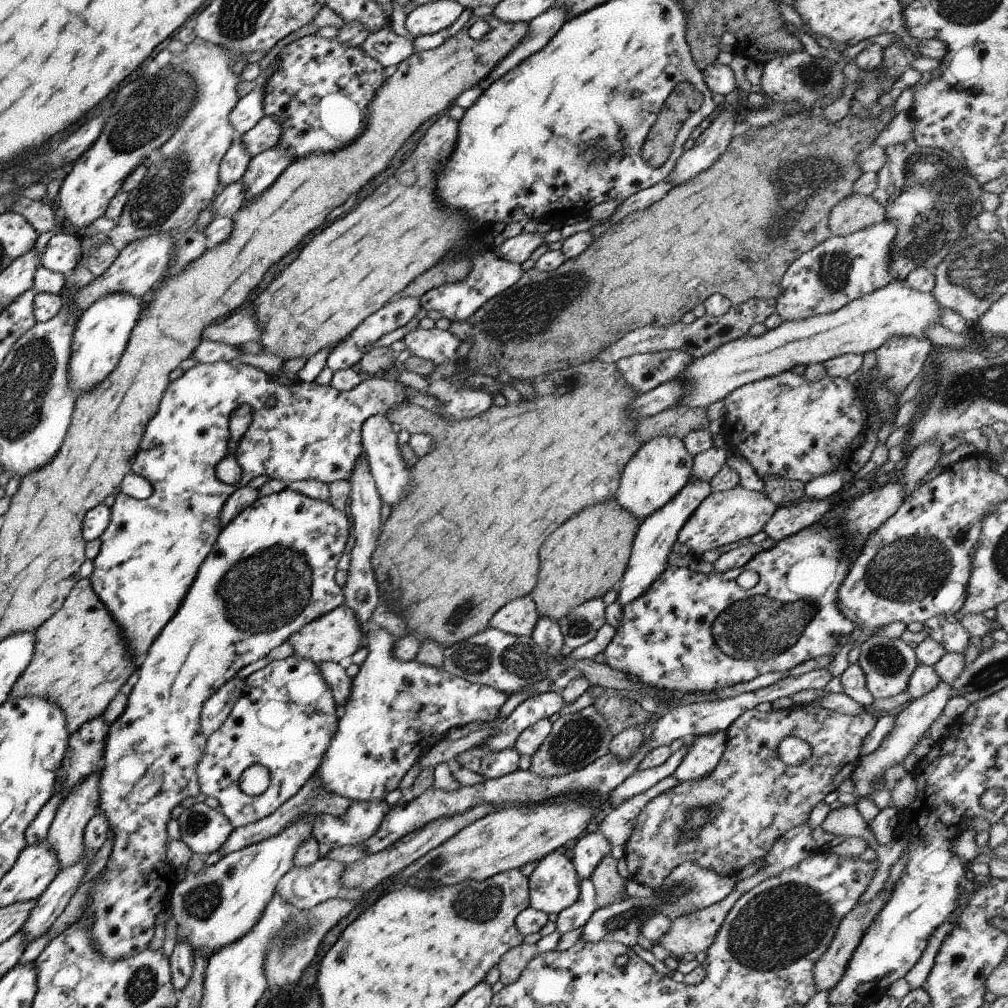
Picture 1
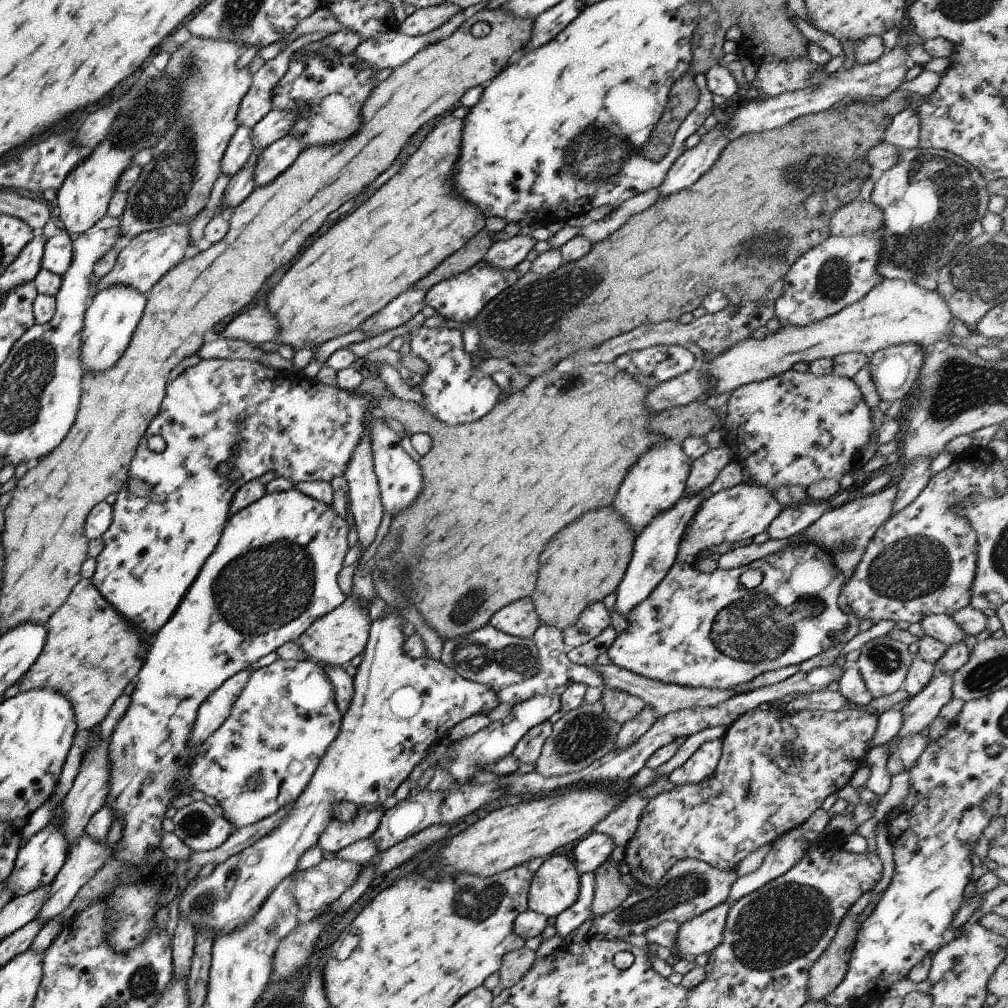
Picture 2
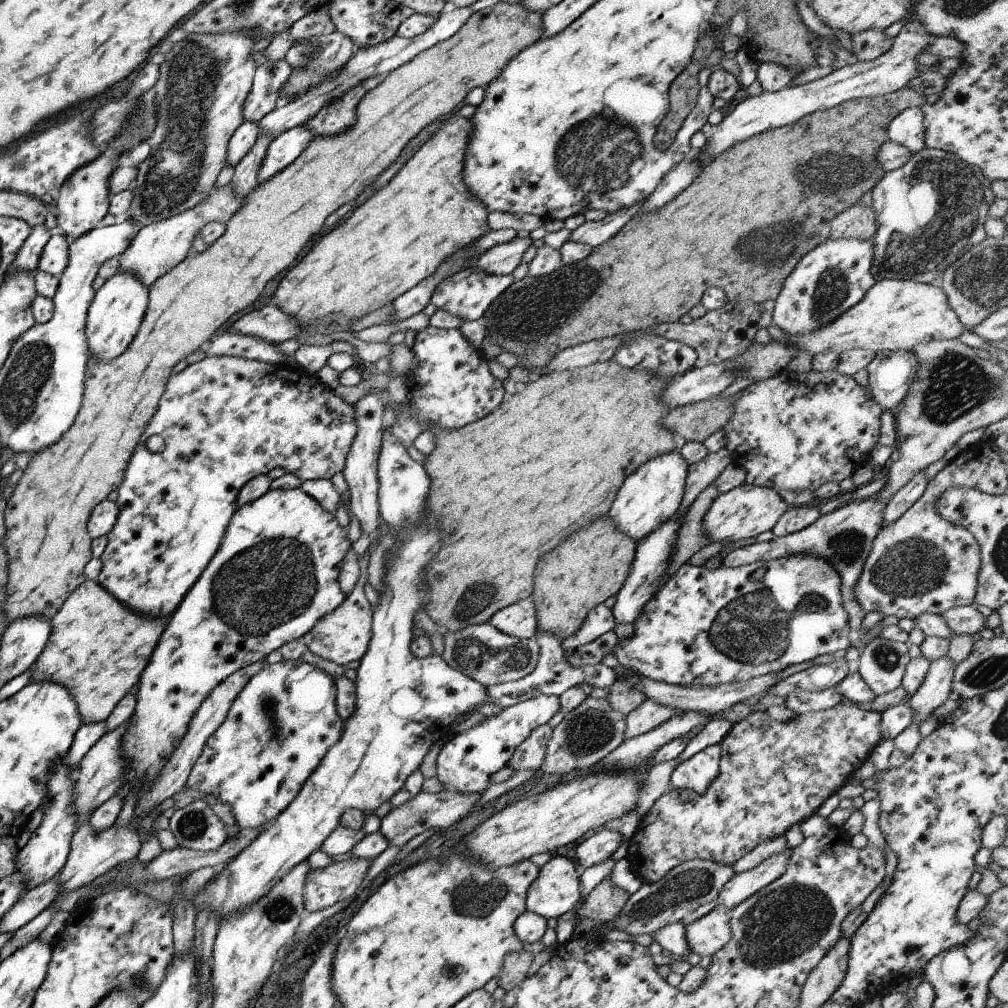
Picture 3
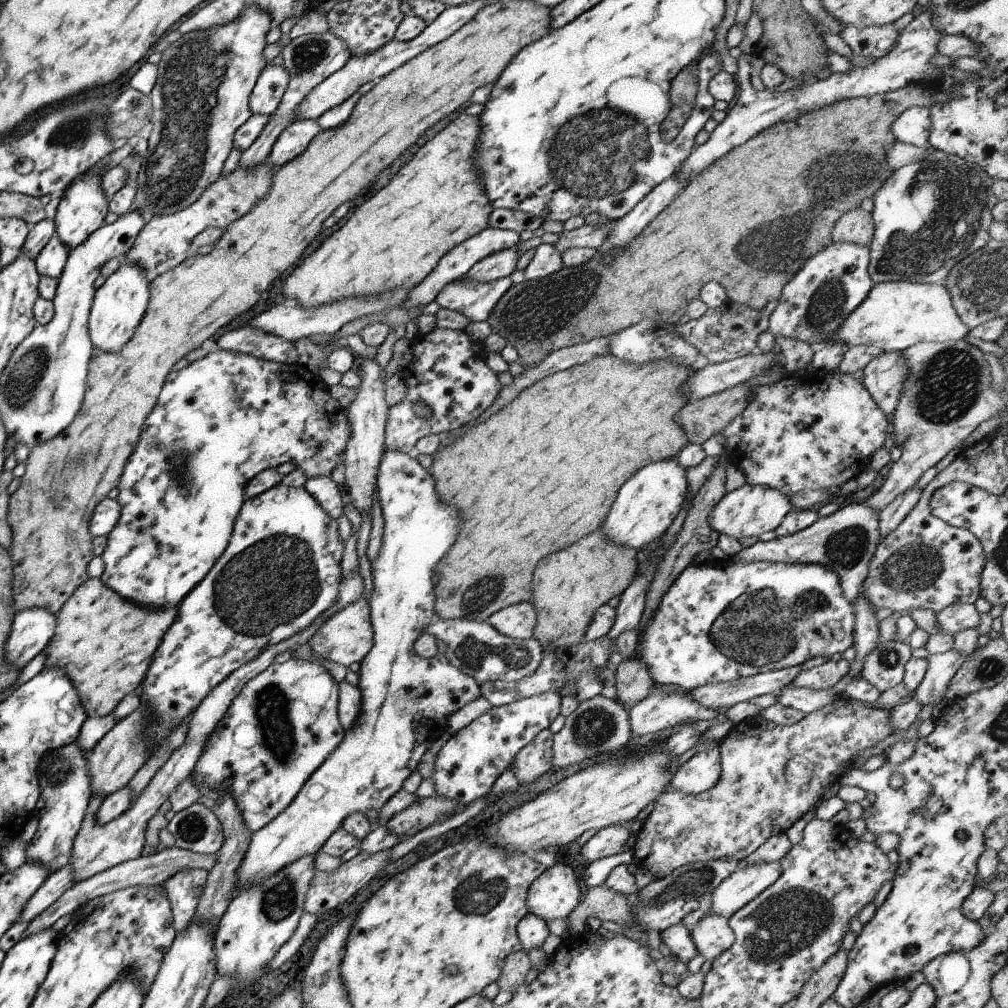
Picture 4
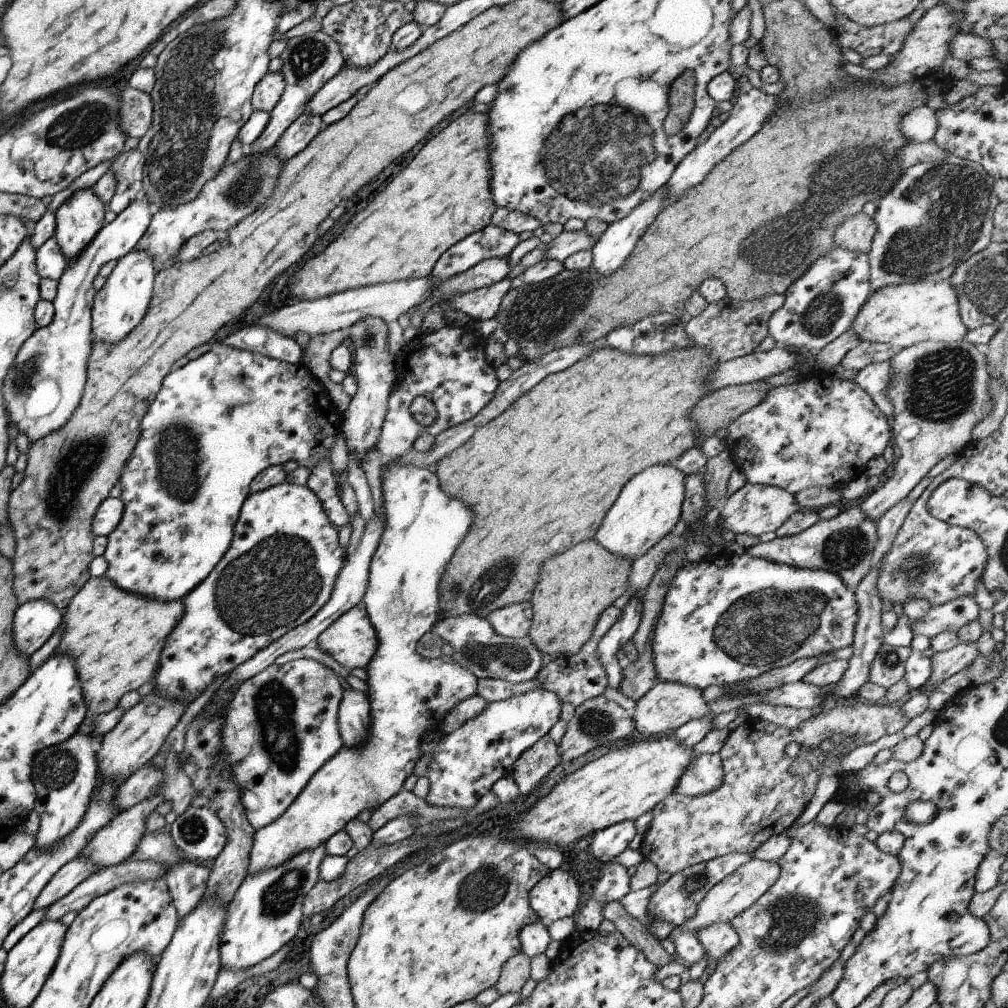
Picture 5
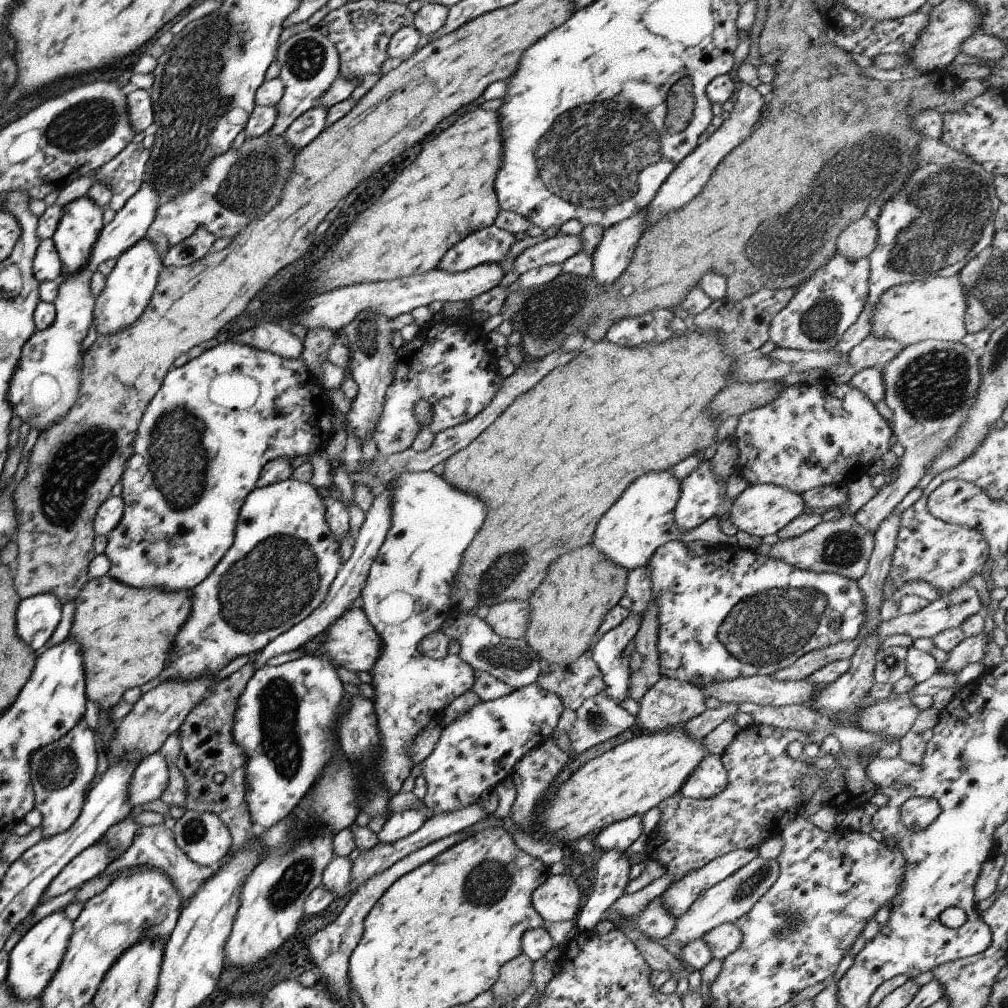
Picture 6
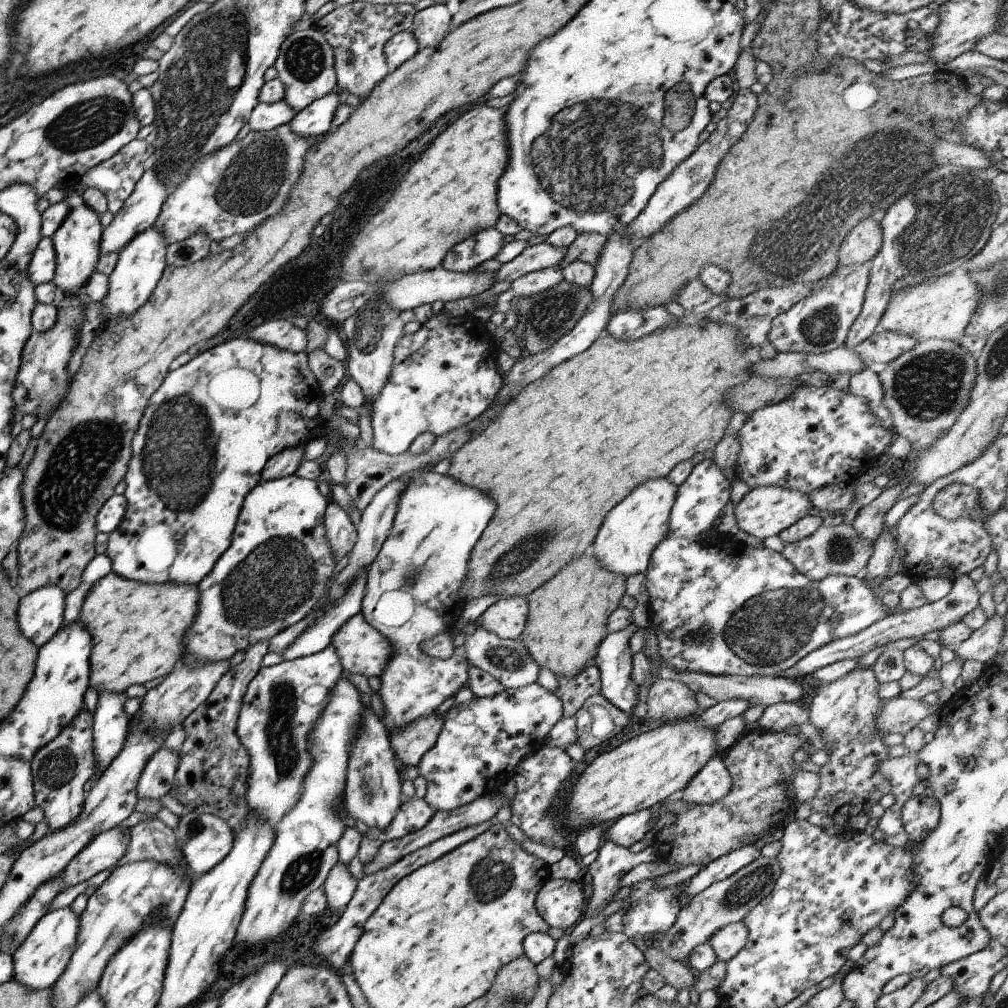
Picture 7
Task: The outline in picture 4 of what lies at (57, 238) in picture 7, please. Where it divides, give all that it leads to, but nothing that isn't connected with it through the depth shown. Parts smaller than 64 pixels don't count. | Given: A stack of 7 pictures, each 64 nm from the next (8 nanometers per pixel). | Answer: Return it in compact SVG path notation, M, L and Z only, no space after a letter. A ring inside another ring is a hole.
M104 160L95 163L91 168L88 168L81 176L79 176L75 182L69 183L66 186L66 189L61 192L54 216L54 234L59 237L59 240L66 246L67 250L80 245L89 234L101 226L103 218L106 217L109 200L107 200L106 196L103 194L102 188L100 187L100 178L104 172L100 173L95 171L103 162Z

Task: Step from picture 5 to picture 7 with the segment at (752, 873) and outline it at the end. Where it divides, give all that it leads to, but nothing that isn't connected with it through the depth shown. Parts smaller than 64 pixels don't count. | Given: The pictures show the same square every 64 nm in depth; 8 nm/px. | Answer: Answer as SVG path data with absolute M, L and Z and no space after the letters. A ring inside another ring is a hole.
M762 854L731 876L710 884L678 910L673 926L659 937L658 948L673 960L685 962L695 945L708 942L708 938L722 926L741 921L756 904L759 904L762 898L771 892L778 874L777 859Z

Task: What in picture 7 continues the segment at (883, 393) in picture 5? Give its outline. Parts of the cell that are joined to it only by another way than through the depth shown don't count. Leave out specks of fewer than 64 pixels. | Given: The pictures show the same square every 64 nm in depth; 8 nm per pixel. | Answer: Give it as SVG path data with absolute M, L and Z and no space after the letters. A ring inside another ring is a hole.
M865 368L849 378L847 390L851 394L866 398L876 421L884 428L891 429L892 416L882 403L882 386L877 368Z

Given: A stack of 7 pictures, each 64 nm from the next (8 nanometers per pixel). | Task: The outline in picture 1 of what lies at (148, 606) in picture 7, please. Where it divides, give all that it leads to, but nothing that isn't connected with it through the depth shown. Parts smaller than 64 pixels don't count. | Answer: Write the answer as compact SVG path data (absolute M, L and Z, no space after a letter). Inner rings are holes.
M87 578L80 579L73 586L61 608L34 632L37 646L33 660L17 678L8 695L12 698L39 696L57 702L65 714L69 735L77 732L85 722L102 716L122 685L138 669L129 656L119 626L97 598Z

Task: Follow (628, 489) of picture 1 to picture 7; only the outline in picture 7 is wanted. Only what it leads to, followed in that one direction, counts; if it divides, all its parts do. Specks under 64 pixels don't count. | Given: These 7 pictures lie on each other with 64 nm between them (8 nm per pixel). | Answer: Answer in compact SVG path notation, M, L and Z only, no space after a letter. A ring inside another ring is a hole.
M667 477L647 479L647 482L633 487L627 498L621 499L609 514L605 513L599 525L589 552L610 573L625 578L632 574L644 573L650 561L651 553L669 532L669 513L676 497L676 487Z

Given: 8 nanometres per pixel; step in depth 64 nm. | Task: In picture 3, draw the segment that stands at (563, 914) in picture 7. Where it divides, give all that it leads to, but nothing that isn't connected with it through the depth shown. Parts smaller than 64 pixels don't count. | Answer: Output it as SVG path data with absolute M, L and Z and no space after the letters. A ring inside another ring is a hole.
M552 856L526 891L525 909L545 920L557 919L581 900L578 870L563 856Z

